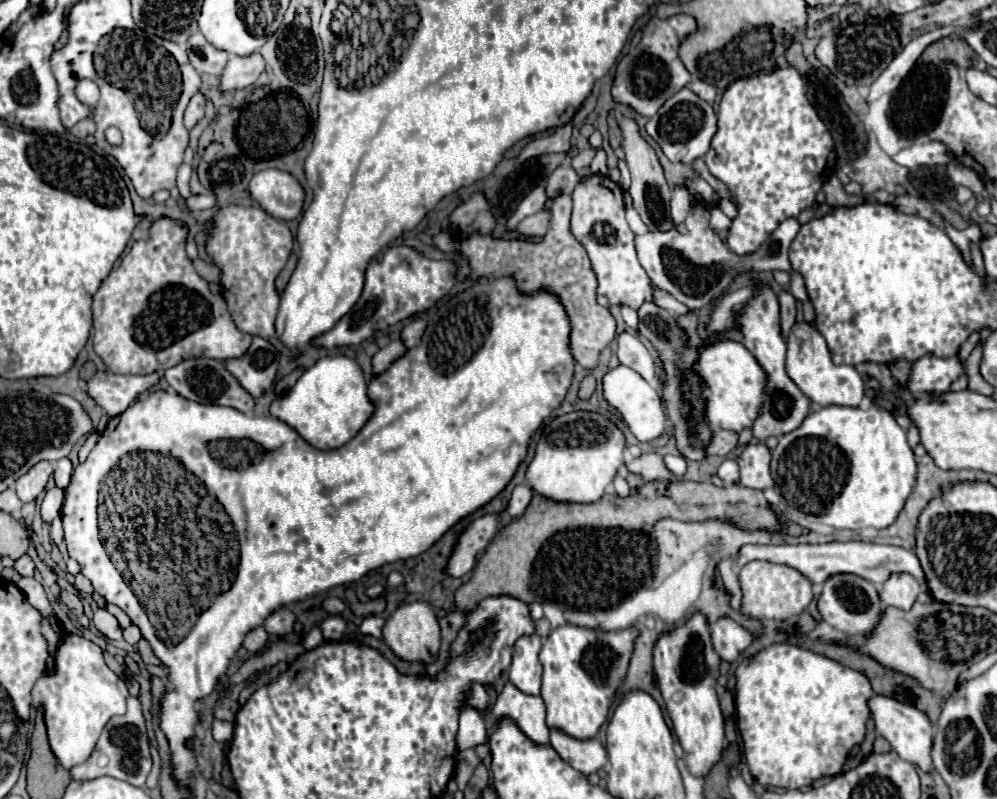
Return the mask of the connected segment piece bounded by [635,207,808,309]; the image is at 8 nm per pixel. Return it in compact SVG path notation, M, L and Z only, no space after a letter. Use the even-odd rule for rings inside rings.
M698 207L698 209L690 211L688 219L692 219L694 225L690 227L690 231L686 235L672 229L666 233L652 231L635 236L638 259L647 275L660 289L668 291L680 303L684 303L690 309L702 309L720 291L724 291L728 287L728 283L732 283L738 275L758 273L758 271L774 271L774 269L788 271L792 275L792 283L790 283L792 295L798 297L800 301L808 299L802 277L792 271L790 261L788 261L788 247L800 229L798 219L786 219L784 223L780 223L780 227L772 233L772 237L756 253L750 253L744 257L732 253L722 243L722 239L716 235L716 231L710 229L710 223L708 223L710 213L706 207Z

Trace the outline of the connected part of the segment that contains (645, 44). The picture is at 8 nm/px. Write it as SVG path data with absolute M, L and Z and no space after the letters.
M674 15L668 19L652 17L646 23L644 35L636 47L632 47L616 67L616 77L612 83L612 99L616 103L632 107L638 115L652 117L666 99L670 99L674 93L678 93L682 87L690 83L690 73L682 65L678 57L680 43L694 33L698 27L696 19L690 15Z

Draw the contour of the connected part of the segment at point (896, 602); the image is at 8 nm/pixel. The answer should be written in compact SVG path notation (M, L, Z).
M890 575L880 587L880 601L908 611L920 593L920 583L912 575Z

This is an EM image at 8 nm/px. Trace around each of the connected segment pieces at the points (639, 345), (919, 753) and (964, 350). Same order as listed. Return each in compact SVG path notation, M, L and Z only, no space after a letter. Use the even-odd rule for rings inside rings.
M628 331L618 335L618 359L622 365L640 373L646 381L654 381L654 361L644 343L636 335Z
M876 693L868 699L868 709L870 709L870 715L874 719L876 733L880 733L904 761L918 765L922 771L932 769L932 759L930 759L932 725L922 711L918 711L912 705L906 705L906 703L900 703L896 699L890 699L884 695L876 695Z
M975 331L970 335L970 337L967 339L967 341L965 341L962 344L960 351L958 353L958 356L960 357L960 360L962 361L962 363L966 362L966 359L968 358L968 356L972 352L972 349L975 347L979 338L980 338L979 332Z

